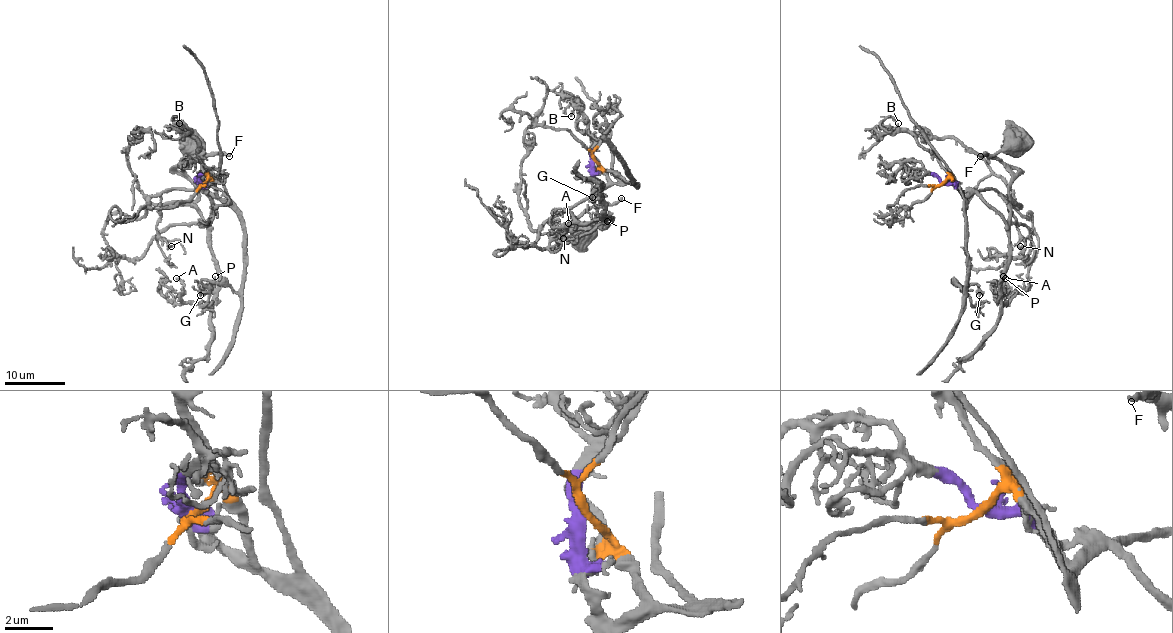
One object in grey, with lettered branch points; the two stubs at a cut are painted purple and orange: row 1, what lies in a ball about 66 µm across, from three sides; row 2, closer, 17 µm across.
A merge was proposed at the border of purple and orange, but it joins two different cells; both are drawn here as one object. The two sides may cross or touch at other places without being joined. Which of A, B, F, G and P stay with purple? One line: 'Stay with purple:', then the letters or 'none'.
Stay with purple: A, F, P

